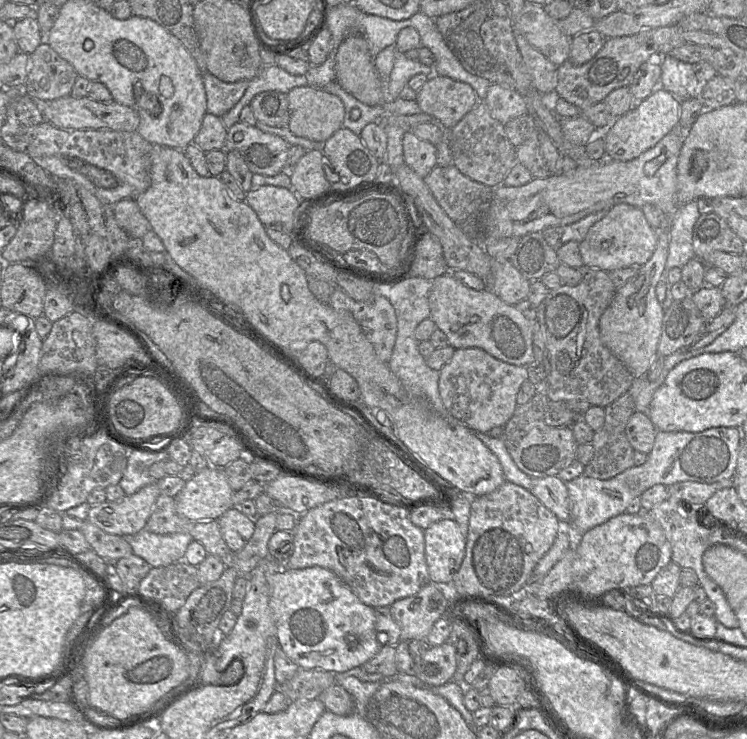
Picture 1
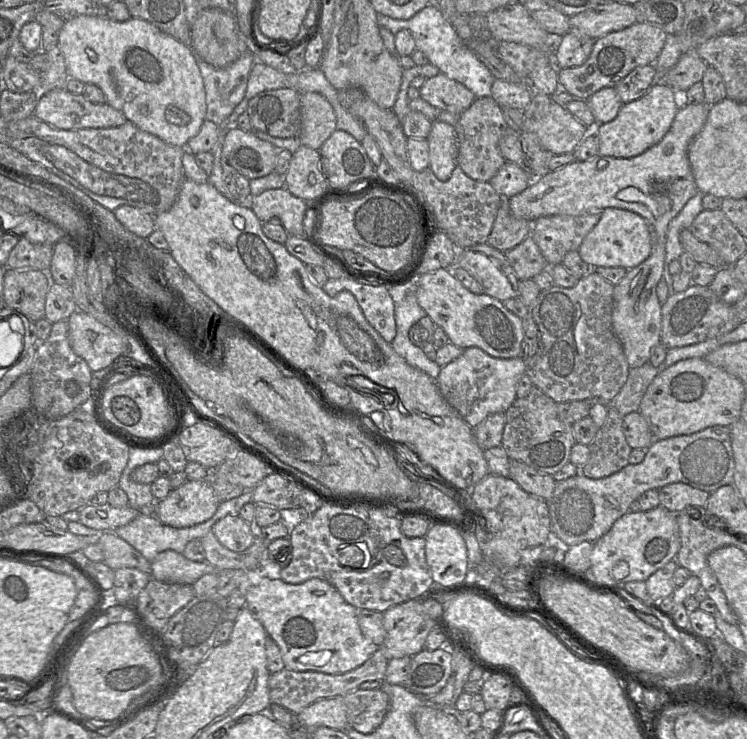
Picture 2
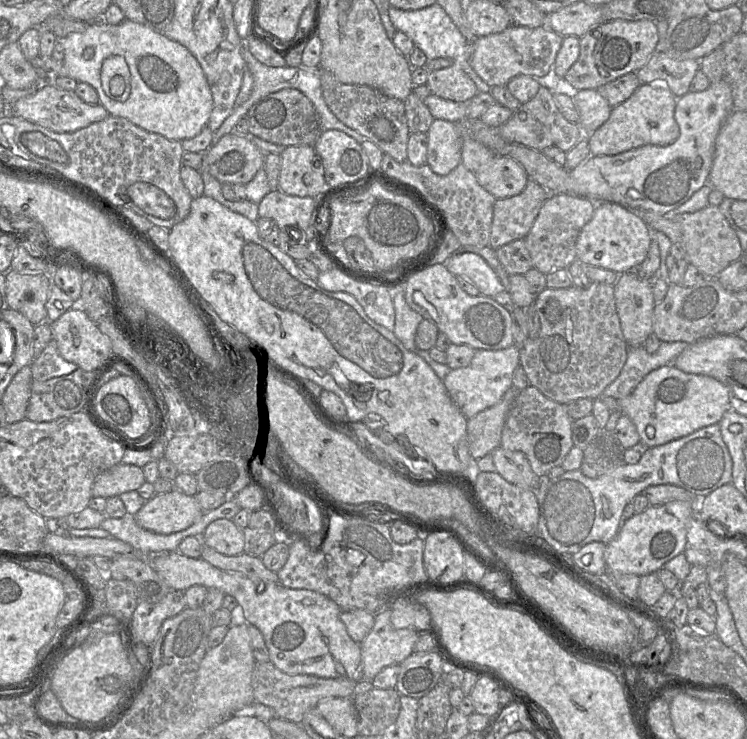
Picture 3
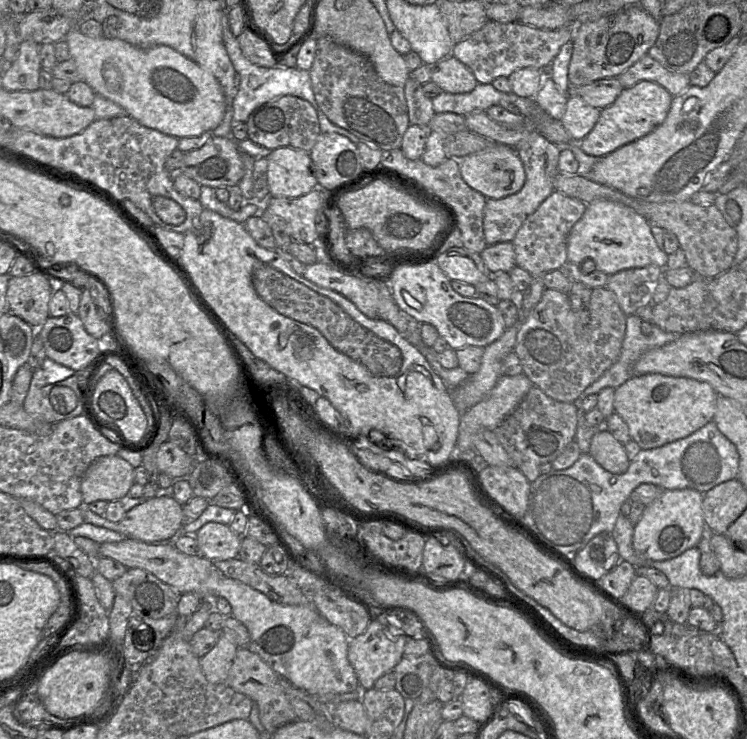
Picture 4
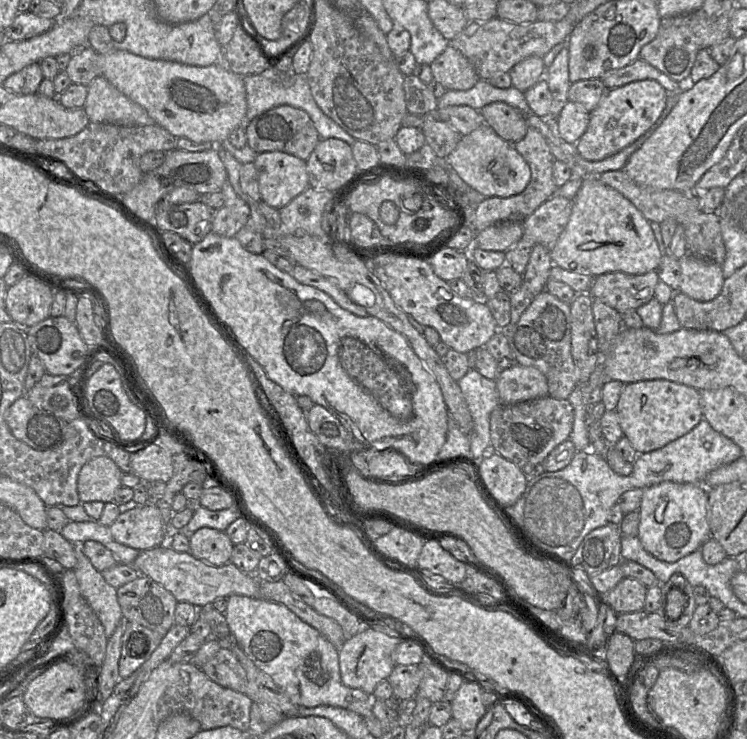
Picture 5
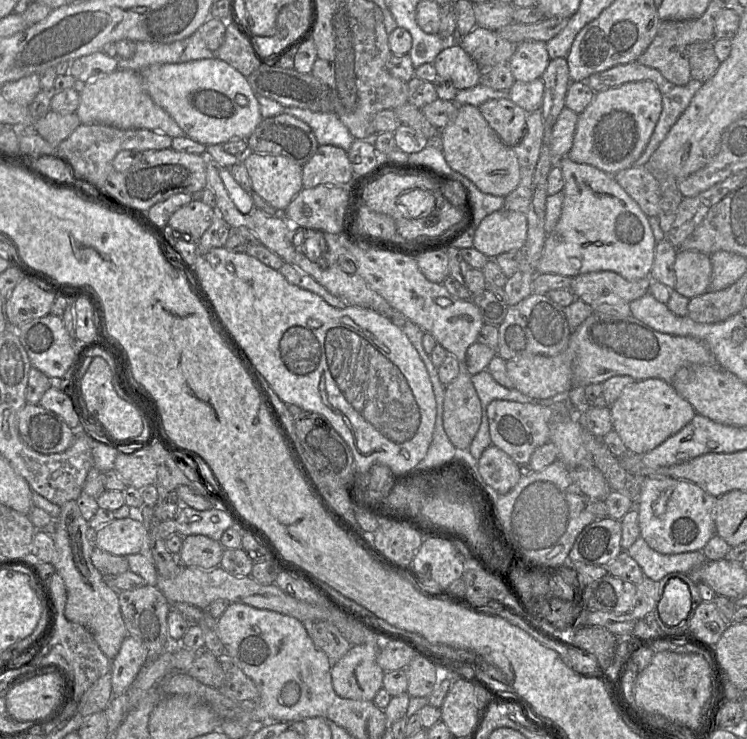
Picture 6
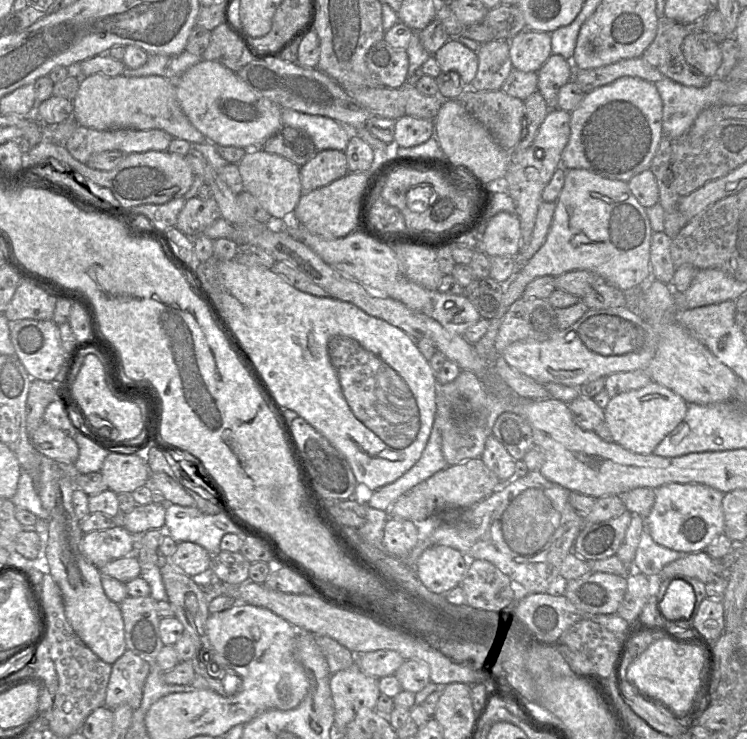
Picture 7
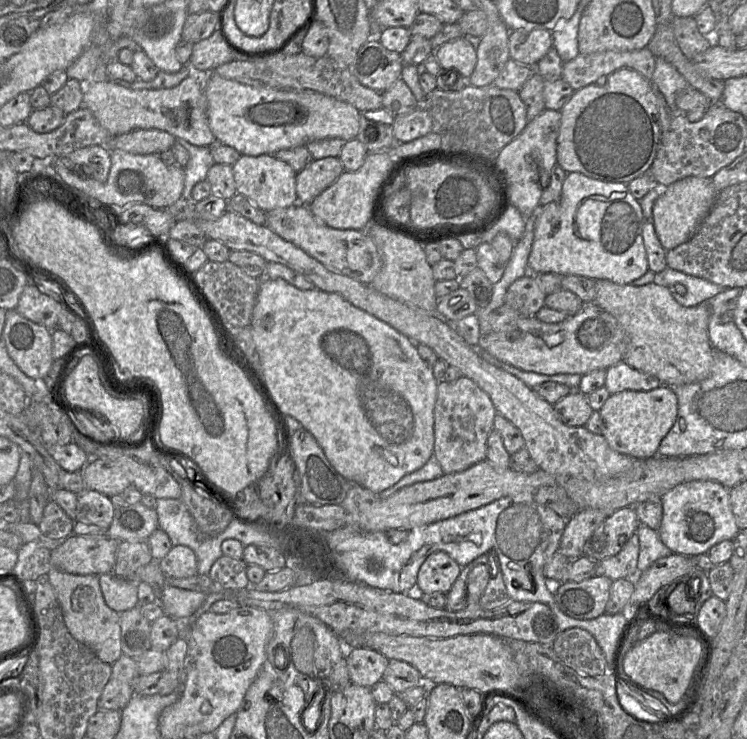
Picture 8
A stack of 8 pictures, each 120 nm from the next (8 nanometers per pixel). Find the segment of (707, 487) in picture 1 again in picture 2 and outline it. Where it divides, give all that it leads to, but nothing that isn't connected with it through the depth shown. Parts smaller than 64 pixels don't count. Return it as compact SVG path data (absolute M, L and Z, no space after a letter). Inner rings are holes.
M672 483L658 490L660 505L670 512L684 511L687 507L705 507L708 492L684 483Z

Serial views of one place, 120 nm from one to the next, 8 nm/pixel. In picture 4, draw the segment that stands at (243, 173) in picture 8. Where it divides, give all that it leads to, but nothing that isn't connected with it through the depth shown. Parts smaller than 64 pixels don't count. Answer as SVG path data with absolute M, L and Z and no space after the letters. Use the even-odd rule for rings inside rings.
M279 147L266 158L270 197L298 198L318 188L309 152Z

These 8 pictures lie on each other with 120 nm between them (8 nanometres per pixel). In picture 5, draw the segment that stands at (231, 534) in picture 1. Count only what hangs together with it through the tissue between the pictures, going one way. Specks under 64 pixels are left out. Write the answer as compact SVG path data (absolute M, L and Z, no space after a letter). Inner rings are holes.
M202 527L189 538L189 547L189 553L195 558L213 566L222 566L230 562L234 544L225 531Z

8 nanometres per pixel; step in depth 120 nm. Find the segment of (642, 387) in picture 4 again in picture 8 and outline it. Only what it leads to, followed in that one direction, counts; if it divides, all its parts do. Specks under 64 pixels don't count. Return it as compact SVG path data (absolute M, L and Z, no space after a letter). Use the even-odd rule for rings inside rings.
M667 385L649 391L624 390L610 395L599 413L603 421L602 436L613 450L637 459L648 459L659 456L660 443L676 421L678 400Z

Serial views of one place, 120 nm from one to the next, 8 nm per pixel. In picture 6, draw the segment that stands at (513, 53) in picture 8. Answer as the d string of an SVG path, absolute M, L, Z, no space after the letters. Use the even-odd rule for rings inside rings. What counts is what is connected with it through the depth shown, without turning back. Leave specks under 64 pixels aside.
M526 40L511 57L510 70L515 81L530 82L541 78L550 60L546 42Z

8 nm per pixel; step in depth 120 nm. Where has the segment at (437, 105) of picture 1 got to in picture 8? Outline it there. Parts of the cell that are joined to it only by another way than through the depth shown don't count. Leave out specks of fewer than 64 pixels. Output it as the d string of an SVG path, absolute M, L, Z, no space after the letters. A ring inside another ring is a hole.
M465 37L442 44L434 55L442 69L456 71L465 79L471 76L477 63L477 50Z

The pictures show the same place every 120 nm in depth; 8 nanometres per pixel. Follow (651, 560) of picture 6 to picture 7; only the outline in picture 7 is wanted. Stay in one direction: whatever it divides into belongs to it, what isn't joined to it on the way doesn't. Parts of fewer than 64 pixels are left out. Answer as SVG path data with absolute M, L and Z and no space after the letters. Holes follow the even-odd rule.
M643 531L633 560L633 568L648 578L657 578L661 569L690 553L678 552L657 544L648 531Z

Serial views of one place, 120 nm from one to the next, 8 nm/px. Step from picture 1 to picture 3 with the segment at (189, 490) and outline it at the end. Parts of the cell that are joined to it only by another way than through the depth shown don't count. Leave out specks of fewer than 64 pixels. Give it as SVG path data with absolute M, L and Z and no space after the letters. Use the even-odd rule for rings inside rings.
M174 489L146 500L134 516L137 524L144 529L158 534L171 534L188 528L202 514L194 496Z

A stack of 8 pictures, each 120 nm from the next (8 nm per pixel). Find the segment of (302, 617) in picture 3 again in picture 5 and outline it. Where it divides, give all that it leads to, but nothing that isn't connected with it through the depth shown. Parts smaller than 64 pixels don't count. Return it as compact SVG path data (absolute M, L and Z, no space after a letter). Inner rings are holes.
M234 594L227 597L227 608L222 614L238 646L258 668L272 677L292 703L308 708L336 706L362 717L373 715L373 694L343 684L339 650L285 605L266 598Z

